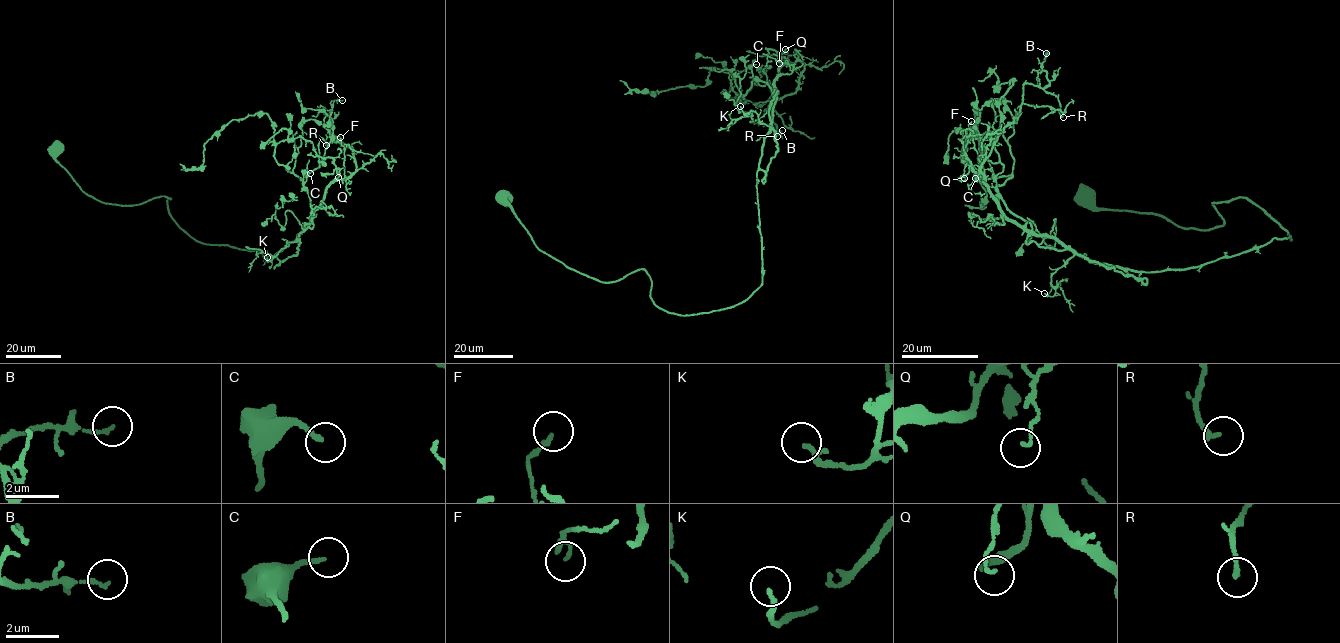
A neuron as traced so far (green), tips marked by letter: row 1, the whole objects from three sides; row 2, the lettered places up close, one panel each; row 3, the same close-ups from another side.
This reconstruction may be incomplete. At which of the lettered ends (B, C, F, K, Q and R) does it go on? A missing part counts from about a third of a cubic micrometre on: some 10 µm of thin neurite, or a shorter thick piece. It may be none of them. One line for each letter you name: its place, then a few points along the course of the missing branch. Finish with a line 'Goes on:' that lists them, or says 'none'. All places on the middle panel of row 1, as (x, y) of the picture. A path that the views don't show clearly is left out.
Goes on: none

